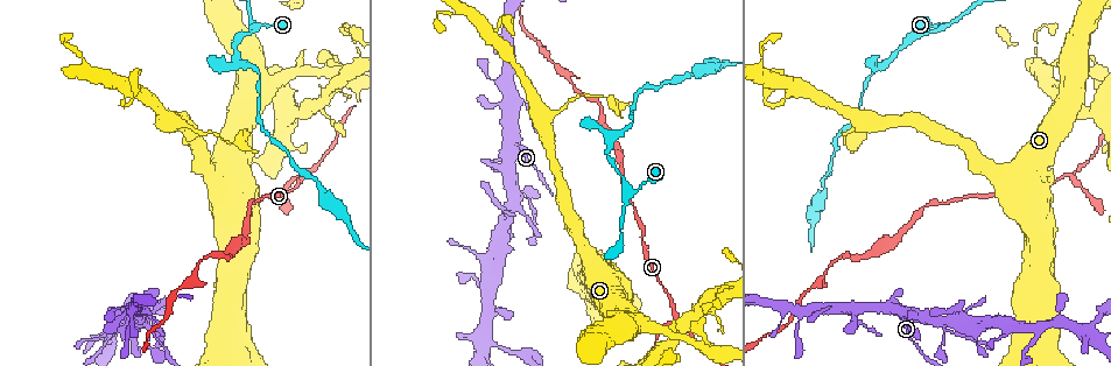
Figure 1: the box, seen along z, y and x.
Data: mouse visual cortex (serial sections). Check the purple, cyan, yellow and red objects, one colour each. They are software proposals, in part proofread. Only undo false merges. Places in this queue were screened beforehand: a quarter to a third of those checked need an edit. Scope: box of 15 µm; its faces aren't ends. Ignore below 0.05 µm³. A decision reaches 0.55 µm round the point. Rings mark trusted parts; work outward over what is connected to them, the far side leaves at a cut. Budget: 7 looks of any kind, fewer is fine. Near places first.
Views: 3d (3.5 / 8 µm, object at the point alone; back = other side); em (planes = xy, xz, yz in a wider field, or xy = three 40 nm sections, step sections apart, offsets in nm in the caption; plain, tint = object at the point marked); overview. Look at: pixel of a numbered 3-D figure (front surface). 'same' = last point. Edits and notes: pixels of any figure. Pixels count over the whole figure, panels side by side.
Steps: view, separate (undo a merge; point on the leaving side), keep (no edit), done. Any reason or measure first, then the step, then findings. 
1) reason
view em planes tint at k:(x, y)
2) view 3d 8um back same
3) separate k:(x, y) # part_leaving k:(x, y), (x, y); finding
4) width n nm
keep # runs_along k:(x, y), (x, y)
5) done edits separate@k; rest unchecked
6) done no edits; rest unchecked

thick turns thin
view 3d 3.5um at 1:(256, 27)

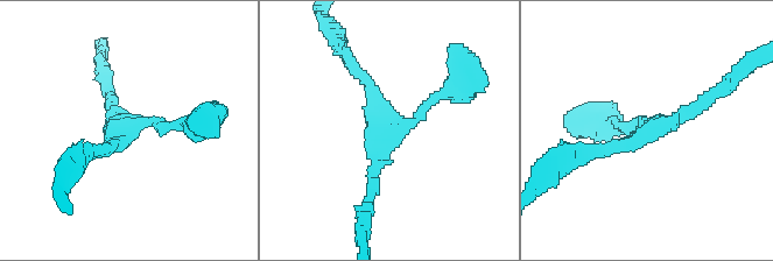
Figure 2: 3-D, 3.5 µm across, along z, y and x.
arms 3; arm_widths 150, 200, 200 nm
keep # runs_along 2:(192, 125), (142, 121), (92, 154); all the same cell

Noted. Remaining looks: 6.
three-way junction
view em xy step 3 tint at 1:(674, 318)

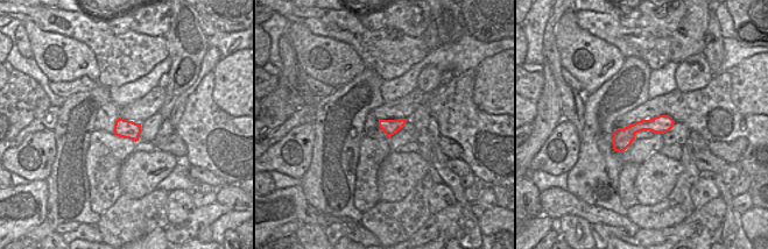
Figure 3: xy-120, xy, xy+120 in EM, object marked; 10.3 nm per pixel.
view 3d 3.5um same

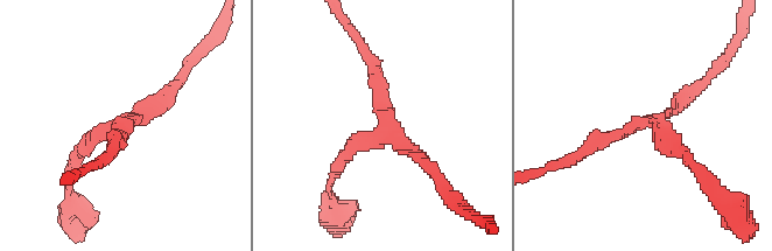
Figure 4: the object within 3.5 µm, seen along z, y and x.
arm_widths 200, 200, 200 nm
keep # runs_along 4:(372, 67), (386, 129), (339, 168); one cell here

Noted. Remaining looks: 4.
thick turns thin
view 3d 3.5um at 1:(562, 108)

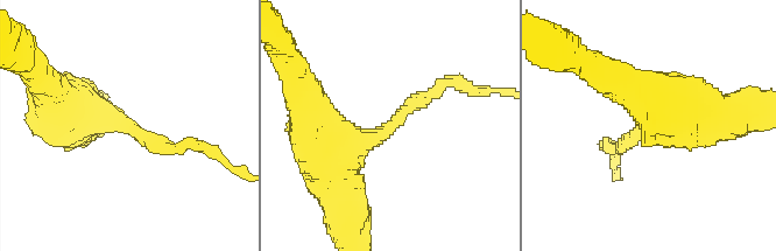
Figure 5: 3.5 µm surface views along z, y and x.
view em xy step 3 tint at 5:(384, 129)

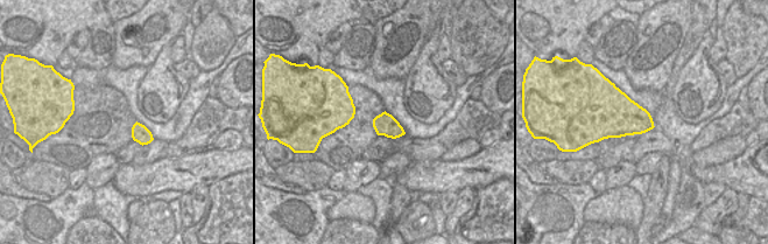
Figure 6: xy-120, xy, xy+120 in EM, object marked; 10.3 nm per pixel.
view em xy step 1 tint same

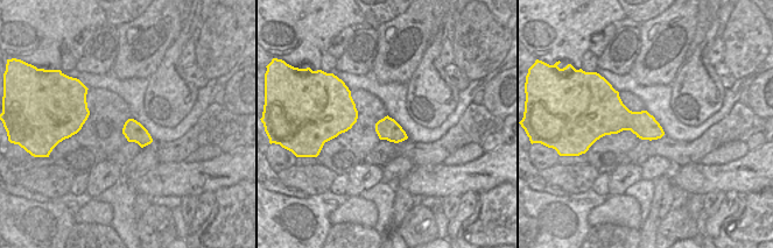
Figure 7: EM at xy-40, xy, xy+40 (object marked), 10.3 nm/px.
separate 5:(416, 104) # two cells meet here

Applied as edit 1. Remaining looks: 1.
done edits separate@5; rest unchecked

